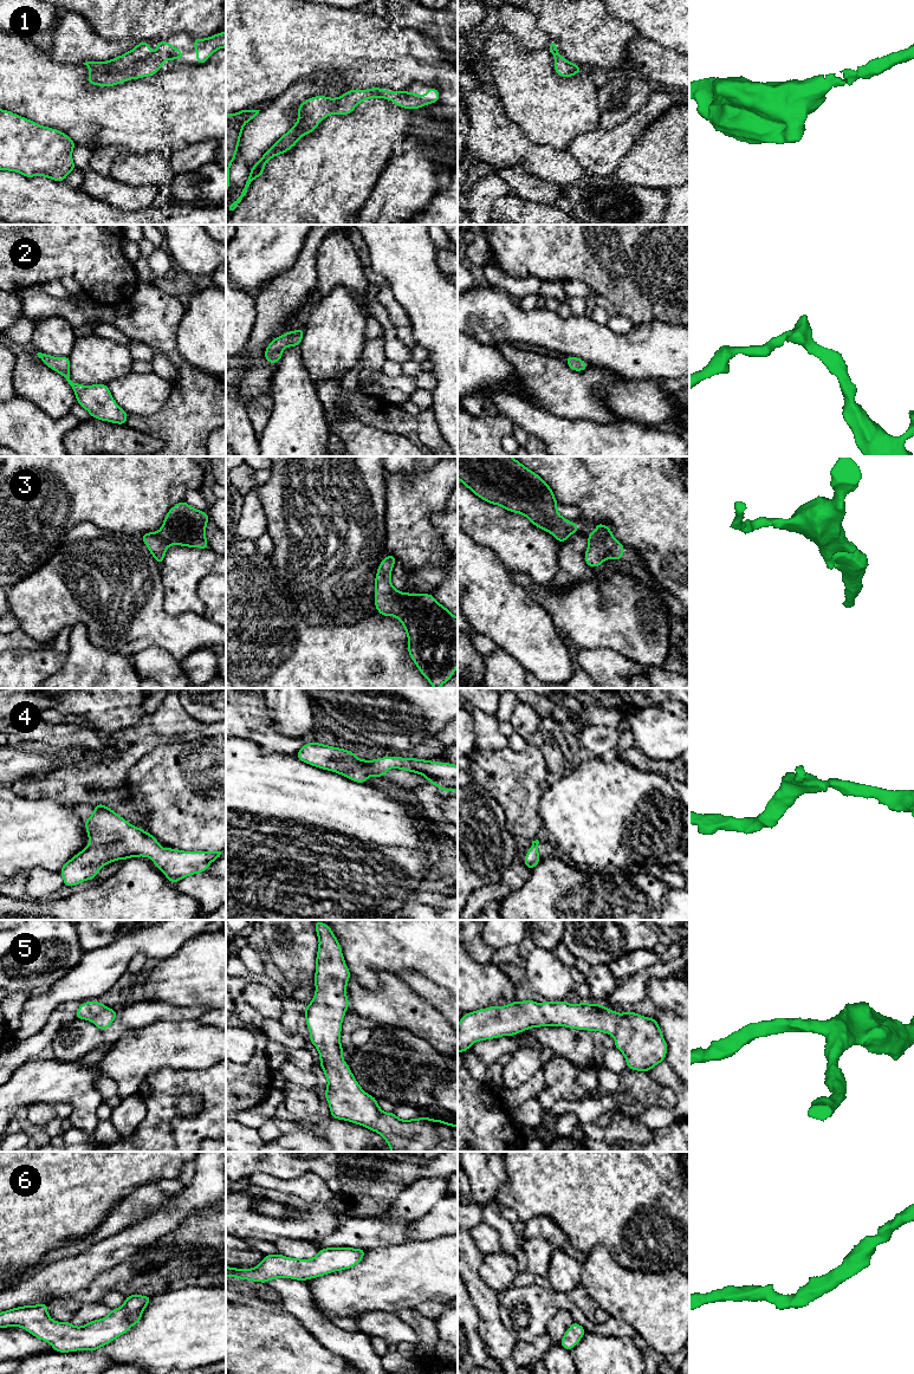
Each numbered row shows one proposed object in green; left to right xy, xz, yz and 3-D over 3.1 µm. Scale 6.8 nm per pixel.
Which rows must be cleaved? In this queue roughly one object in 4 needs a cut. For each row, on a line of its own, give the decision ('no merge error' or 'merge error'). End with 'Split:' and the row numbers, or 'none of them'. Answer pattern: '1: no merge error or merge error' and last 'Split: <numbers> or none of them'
1: no merge error
2: no merge error
3: no merge error
4: no merge error
5: no merge error
6: no merge error
Split: none of them

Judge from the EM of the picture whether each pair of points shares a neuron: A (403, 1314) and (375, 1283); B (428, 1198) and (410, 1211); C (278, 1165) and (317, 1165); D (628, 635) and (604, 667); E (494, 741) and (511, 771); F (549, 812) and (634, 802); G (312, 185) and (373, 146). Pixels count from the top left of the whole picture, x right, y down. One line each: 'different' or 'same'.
A: different
B: same
C: same
D: different
E: different
F: same
G: same

